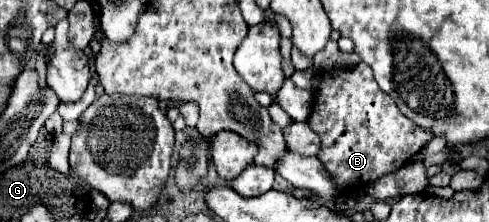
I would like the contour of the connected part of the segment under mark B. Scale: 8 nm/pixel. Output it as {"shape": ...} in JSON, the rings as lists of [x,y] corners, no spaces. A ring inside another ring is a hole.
{"shape":[[[364,62],[352,68],[338,68],[338,70],[322,72],[322,84],[314,96],[314,108],[308,118],[308,124],[322,140],[322,148],[318,152],[320,162],[338,180],[340,186],[368,184],[368,182],[378,180],[384,174],[396,172],[398,168],[404,166],[404,162],[416,156],[432,140],[430,130],[422,130],[420,126],[414,126],[414,122],[402,116],[396,102],[378,88],[370,66],[366,66]]]}

